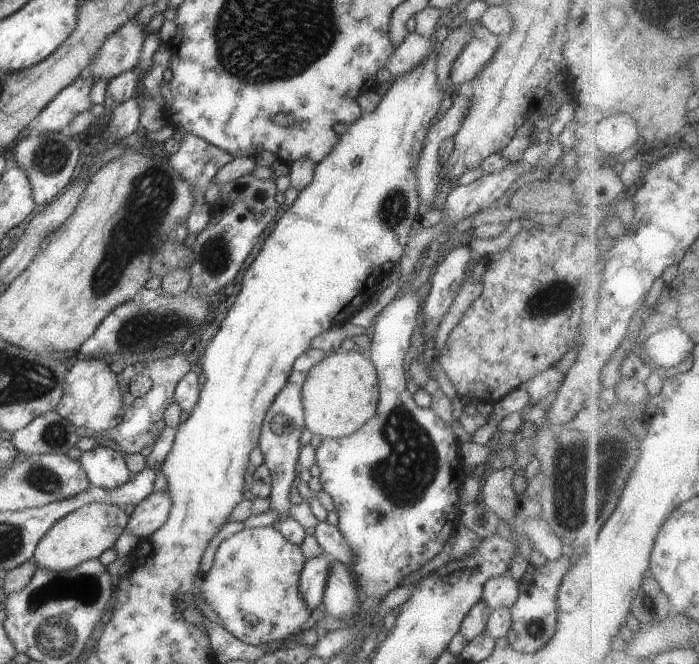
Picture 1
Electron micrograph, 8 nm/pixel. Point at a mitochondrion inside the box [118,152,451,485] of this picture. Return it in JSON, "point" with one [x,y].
{"point":[213,258]}

